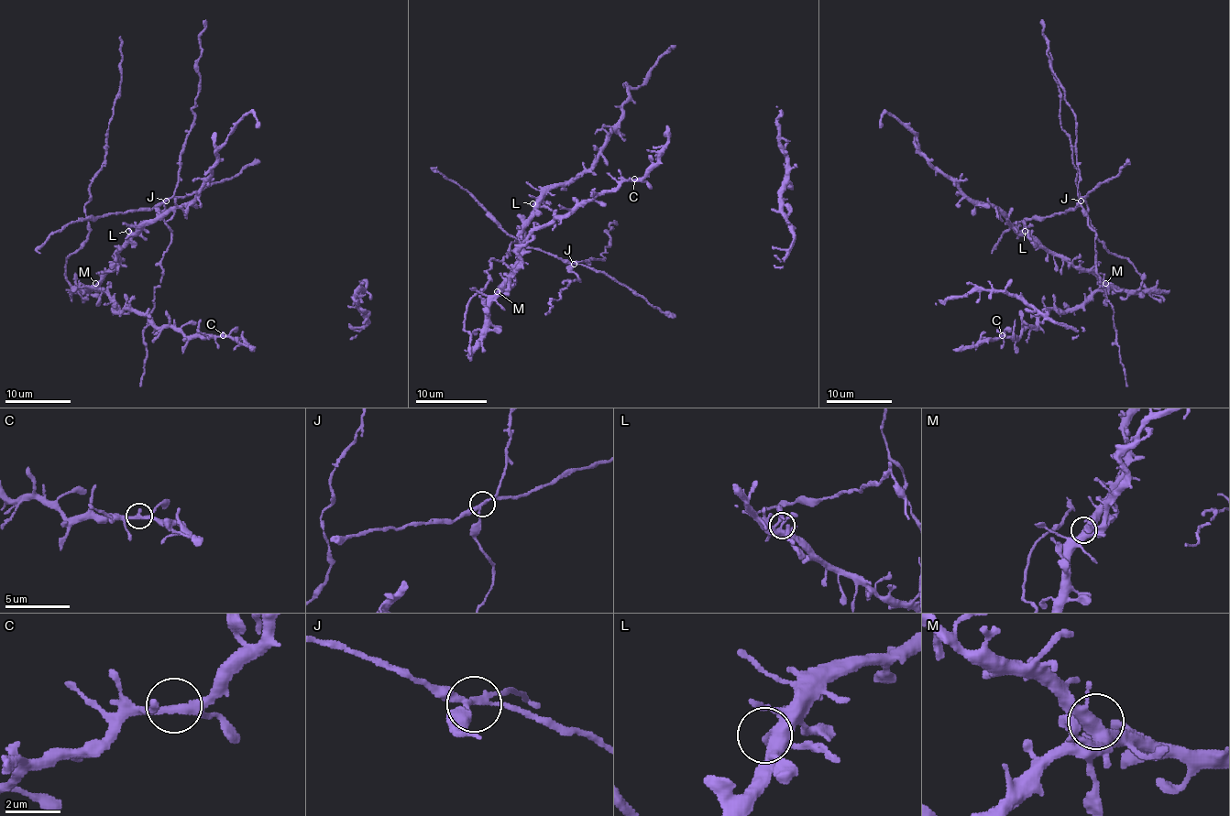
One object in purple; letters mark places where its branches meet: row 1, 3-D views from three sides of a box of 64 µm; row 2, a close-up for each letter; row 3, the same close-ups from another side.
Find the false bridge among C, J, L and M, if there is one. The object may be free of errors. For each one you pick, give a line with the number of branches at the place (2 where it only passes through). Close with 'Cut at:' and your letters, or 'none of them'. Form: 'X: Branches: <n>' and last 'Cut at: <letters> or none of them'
J: Branches: 4
Cut at: J

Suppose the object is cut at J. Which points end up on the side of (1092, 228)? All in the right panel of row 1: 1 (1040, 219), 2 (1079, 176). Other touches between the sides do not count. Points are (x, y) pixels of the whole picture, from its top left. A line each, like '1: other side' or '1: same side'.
1: other side
2: same side

